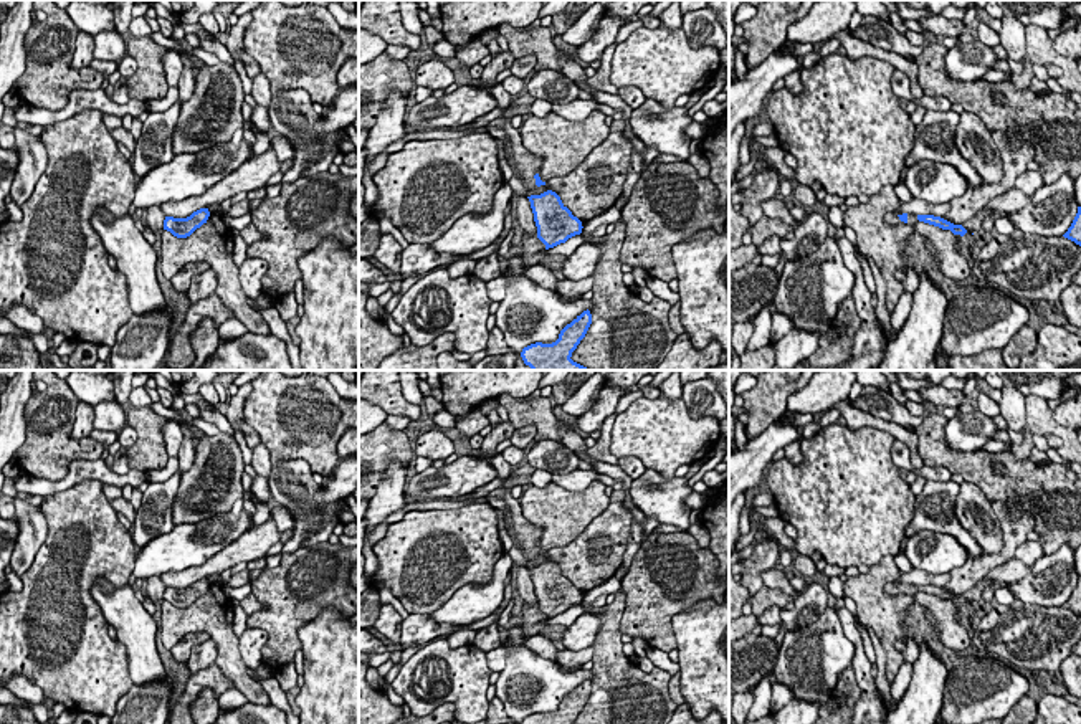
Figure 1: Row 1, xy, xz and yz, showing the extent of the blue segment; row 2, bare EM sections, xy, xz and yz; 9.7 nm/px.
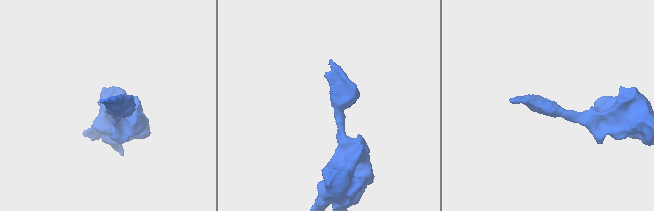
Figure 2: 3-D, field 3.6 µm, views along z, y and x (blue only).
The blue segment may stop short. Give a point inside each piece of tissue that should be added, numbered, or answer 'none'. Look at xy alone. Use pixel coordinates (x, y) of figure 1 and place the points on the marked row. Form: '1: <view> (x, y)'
none

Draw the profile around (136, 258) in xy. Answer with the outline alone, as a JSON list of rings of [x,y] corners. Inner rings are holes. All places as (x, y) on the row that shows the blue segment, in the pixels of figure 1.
[[[104,207],[91,217],[94,231],[101,236],[104,248],[116,258],[117,271],[127,278],[127,299],[134,314],[160,311],[167,306],[157,281],[154,246],[137,230],[127,213],[116,218]]]

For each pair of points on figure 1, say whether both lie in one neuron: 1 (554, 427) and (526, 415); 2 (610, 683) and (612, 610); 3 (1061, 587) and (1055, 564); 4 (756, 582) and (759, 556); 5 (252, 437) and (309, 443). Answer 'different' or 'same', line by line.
1: same
2: same
3: same
4: same
5: different

